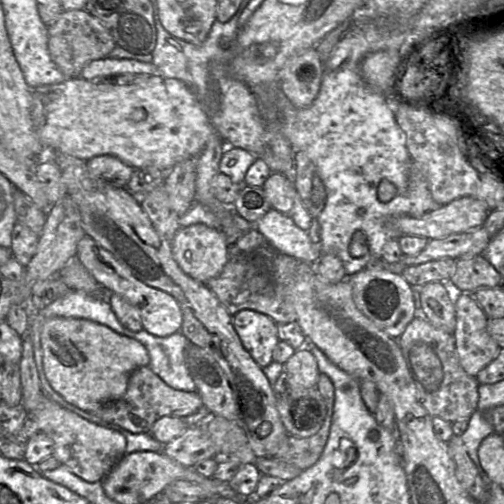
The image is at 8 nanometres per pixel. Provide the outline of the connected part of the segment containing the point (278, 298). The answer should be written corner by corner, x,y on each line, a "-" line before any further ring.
255,228
246,231
238,241
229,246
229,258
221,273
210,279
206,285
213,291
230,315
243,309
250,309
270,317
276,324
296,321
296,314
289,302
289,290
296,280
299,263
306,263
293,256
275,250

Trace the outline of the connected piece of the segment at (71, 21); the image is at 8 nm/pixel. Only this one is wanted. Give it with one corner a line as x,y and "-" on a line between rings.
85,9
63,11
58,19
48,26
48,50
51,59
67,78
78,77
88,63
107,57
116,46
113,37
105,26

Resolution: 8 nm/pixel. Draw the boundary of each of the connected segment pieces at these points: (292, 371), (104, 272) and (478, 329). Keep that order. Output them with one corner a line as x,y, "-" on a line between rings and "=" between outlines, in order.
308,344
298,349
283,365
287,382
291,387
316,387
320,373
=
86,235
78,242
75,258
93,275
103,290
123,296
132,305
145,331
157,337
181,332
183,314
177,300
170,294
131,277
112,255
91,237
=
472,294
454,297
456,327
453,333
459,363
471,377
492,362
501,349
487,330
485,313

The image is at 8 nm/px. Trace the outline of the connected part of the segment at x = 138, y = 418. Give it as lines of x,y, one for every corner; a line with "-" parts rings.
144,366
131,374
126,393
120,399
103,405
91,414
95,414
108,423
116,424
128,432
147,433
161,417
185,418
201,409
205,407
197,391
175,390
169,387
149,366

